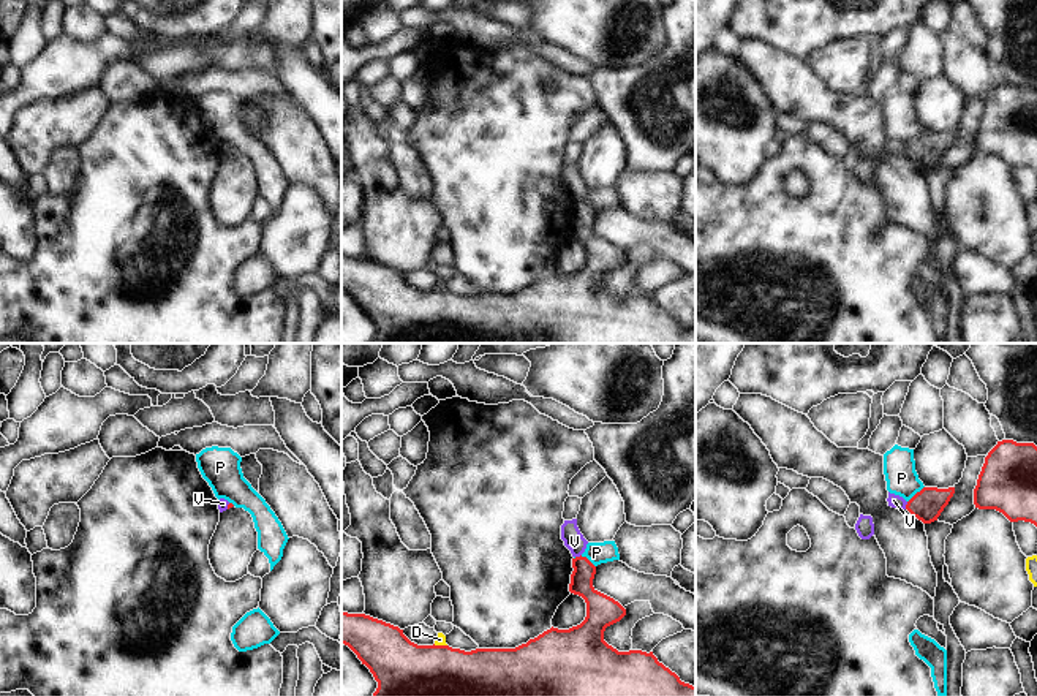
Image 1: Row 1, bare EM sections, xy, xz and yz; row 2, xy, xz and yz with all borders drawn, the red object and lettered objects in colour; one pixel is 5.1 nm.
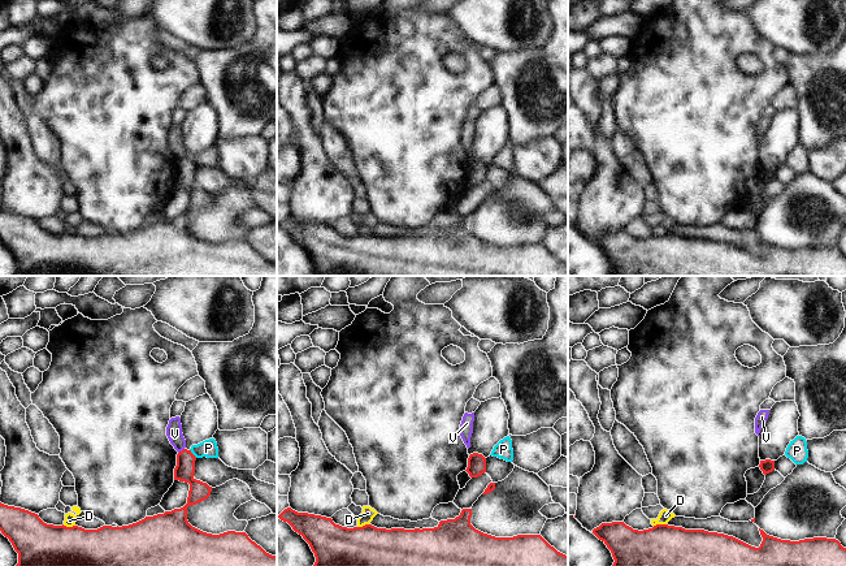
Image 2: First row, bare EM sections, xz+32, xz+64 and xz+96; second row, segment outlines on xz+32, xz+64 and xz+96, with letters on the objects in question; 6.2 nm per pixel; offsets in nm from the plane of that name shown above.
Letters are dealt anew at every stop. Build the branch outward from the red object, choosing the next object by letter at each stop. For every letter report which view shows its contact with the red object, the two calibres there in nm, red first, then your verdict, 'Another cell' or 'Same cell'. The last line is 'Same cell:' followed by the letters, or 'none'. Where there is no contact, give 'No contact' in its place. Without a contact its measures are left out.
D: Touches red in xz. Thickness 280 nm (red) against 50 nm. Another cell
P: Touches red in yz. Thickness 160 nm (red) against 160 nm. Another cell
V: Touches red in yz. Thickness 160 nm (red) against 70 nm. Another cell
Same cell: none

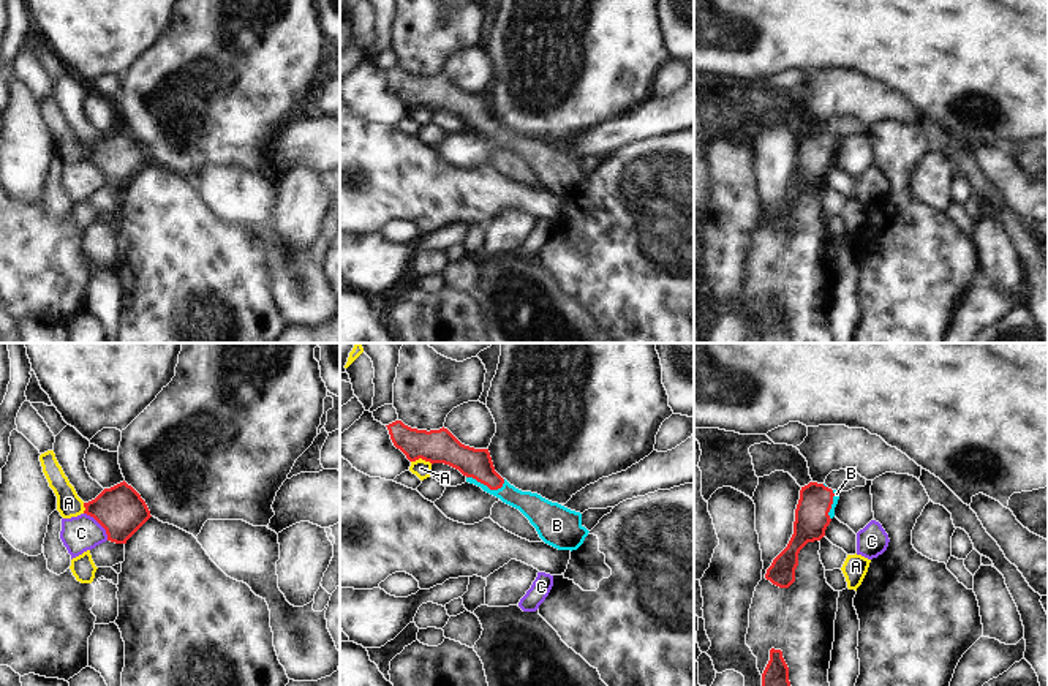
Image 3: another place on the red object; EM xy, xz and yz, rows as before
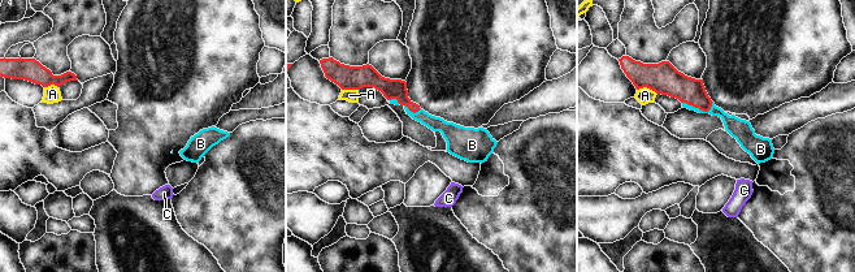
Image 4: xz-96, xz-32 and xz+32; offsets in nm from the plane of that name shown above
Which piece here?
A: Touches red in xz. Thickness 180 nm (red) against 90 nm. Another cell
B: Touches red in xz. Thickness 150 nm (red) against 120 nm. Same cell
C: Touches red in xy. Thickness 240 nm (red) against 180 nm. Another cell
Same cell: B

